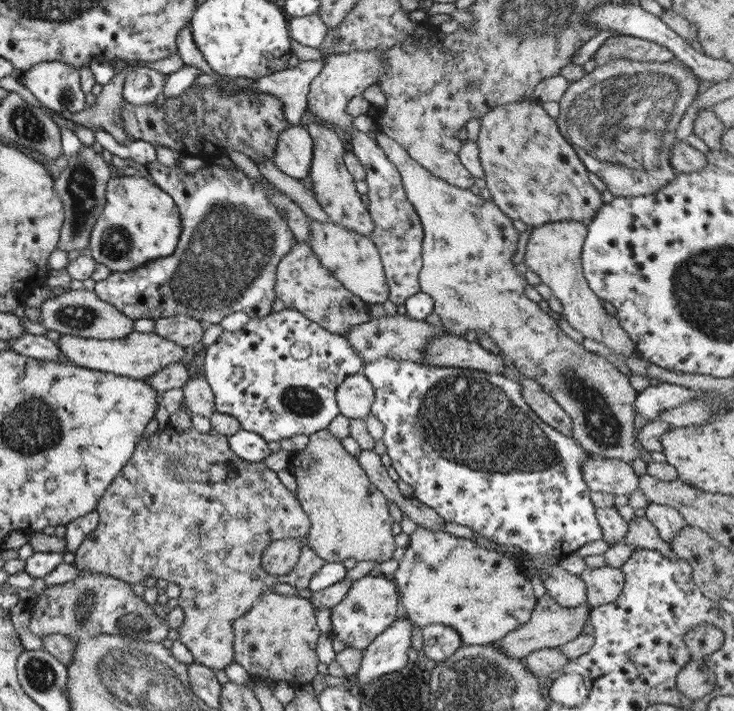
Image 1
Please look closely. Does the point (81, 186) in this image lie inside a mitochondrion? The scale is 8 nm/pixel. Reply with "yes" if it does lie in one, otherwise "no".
yes

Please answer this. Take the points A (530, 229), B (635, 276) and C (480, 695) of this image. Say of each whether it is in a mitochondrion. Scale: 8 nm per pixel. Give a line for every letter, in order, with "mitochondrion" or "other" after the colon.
A: other
B: other
C: mitochondrion

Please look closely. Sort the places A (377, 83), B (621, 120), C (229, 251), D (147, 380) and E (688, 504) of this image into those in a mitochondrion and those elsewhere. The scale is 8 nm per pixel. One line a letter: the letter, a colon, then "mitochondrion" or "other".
A: other
B: mitochondrion
C: mitochondrion
D: other
E: mitochondrion

